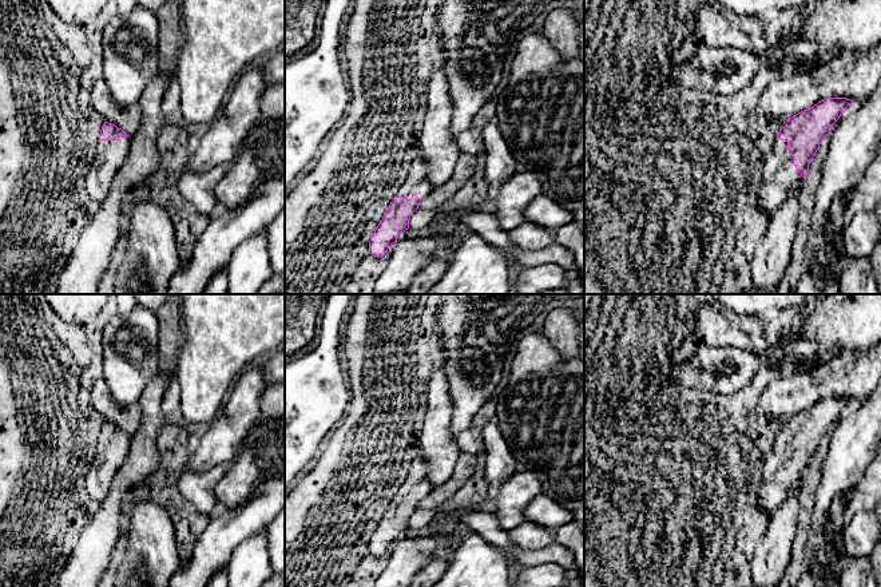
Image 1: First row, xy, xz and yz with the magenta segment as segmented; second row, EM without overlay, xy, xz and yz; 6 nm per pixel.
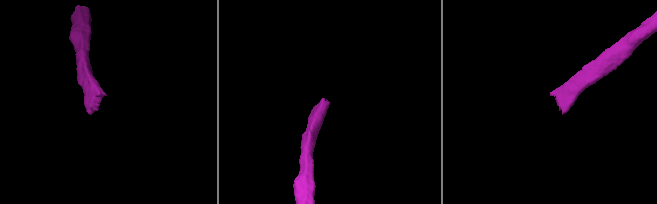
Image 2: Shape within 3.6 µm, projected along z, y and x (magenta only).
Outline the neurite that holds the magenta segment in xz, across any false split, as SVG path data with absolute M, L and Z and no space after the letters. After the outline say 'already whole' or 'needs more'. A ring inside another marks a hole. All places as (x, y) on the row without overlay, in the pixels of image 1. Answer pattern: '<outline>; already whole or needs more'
M422 453L413 460L405 481L390 501L369 540L369 554L382 556L401 532L409 528L409 519L420 501L433 489Z; needs more

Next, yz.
M826 397L787 419L771 449L762 456L755 491L762 511L778 508L789 492L801 485L820 444L852 402L846 397Z; needs more

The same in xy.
M104 421L84 477L88 495L98 503L107 497L116 472L126 463L128 448L130 436L115 424Z; needs more

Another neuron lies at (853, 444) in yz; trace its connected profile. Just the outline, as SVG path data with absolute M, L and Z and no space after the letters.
M881 377L870 396L848 415L830 433L830 444L822 464L821 481L811 512L807 538L809 562L795 587L818 587L818 554L825 543L837 544L842 528L828 534L830 507L837 497L846 504L866 465L874 459L881 441Z

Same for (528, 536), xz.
M525 521L521 525L508 531L511 542L520 550L536 551L549 546L553 542L555 530L544 528Z

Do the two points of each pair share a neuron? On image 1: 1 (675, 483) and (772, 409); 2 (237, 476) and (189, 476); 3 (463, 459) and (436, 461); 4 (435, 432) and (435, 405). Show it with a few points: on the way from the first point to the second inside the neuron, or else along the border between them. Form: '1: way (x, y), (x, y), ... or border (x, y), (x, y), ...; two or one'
1: border (764, 412), (768, 416); two
2: way (225, 479), (201, 479); one
3: border (460, 452), (451, 476); two
4: way (435, 425), (435, 412); one

